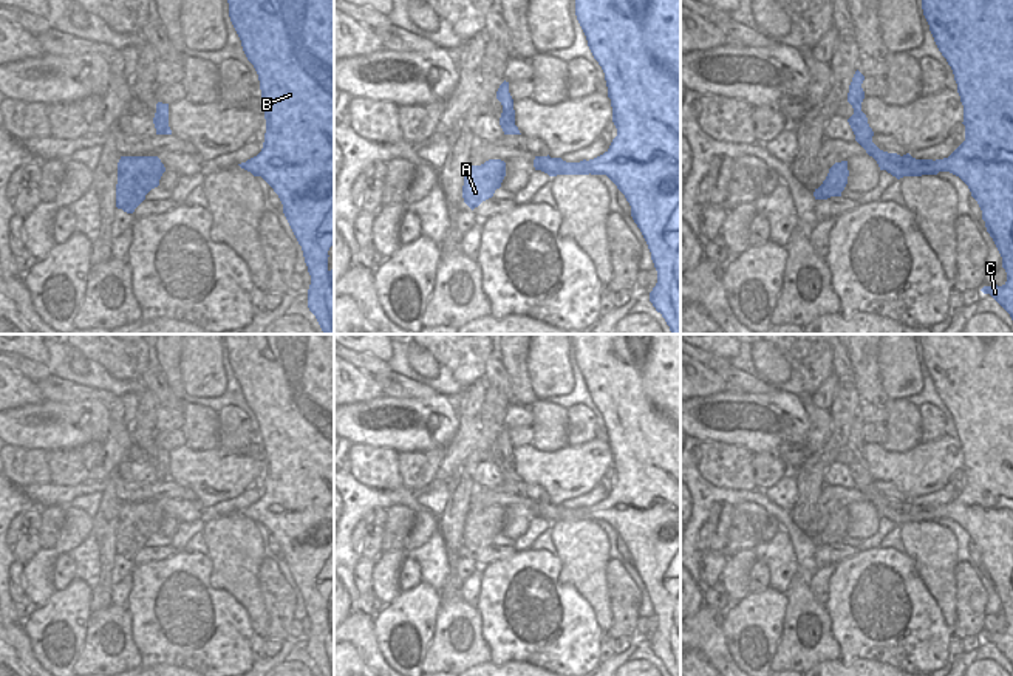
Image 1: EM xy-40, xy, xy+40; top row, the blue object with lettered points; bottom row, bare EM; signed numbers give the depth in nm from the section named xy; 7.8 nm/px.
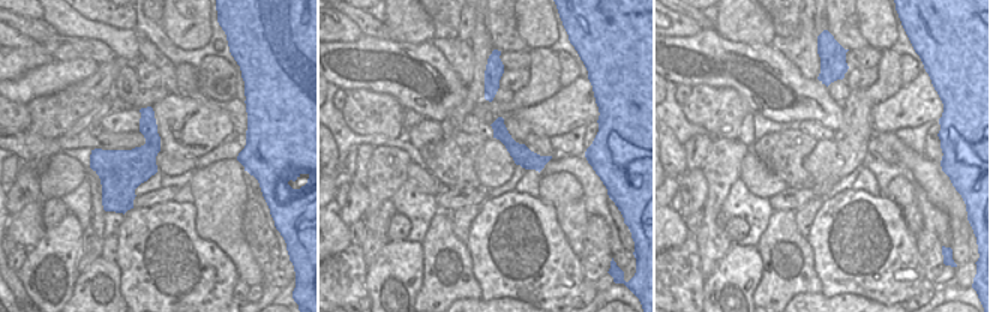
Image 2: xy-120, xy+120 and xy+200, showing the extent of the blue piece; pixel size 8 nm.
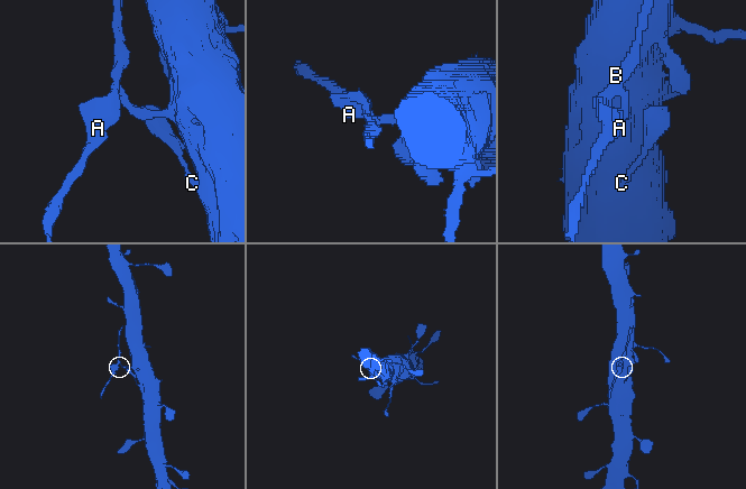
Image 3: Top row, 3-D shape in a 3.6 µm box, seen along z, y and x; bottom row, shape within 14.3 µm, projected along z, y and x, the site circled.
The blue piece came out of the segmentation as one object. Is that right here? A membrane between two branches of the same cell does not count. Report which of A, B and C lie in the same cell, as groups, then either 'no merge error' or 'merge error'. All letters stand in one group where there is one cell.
groups A / B C; merge error

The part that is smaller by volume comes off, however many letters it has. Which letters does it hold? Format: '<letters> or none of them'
A

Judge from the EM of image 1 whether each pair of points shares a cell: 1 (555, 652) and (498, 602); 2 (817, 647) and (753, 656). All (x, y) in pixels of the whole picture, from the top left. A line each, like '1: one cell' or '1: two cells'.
1: one cell
2: two cells

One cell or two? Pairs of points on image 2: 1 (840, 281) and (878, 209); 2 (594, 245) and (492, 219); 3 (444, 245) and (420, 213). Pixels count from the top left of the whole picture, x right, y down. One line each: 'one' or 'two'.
1: one
2: two
3: two

